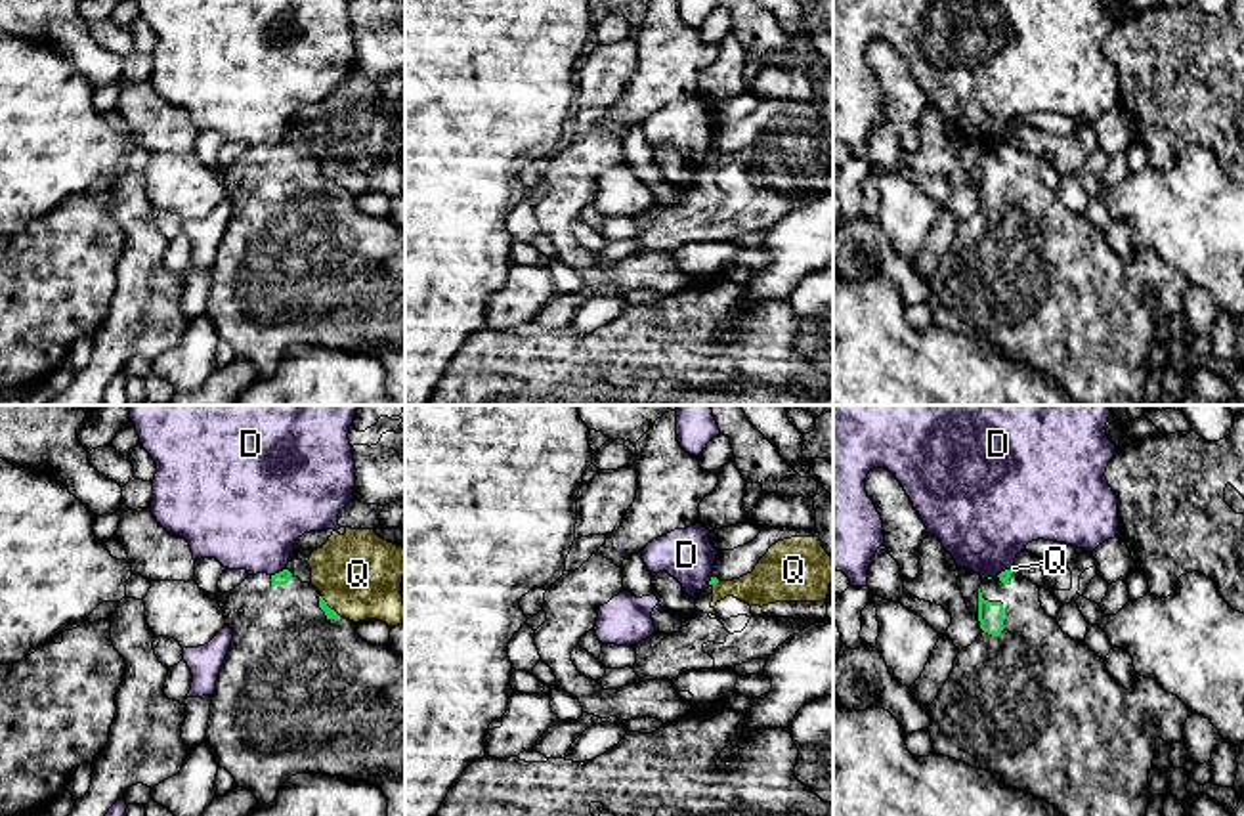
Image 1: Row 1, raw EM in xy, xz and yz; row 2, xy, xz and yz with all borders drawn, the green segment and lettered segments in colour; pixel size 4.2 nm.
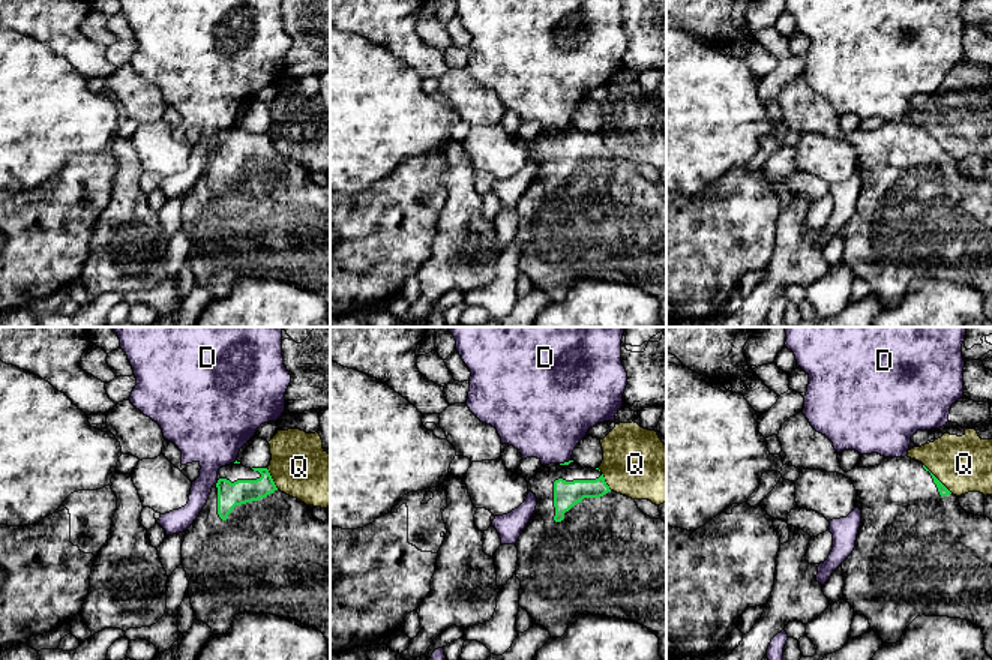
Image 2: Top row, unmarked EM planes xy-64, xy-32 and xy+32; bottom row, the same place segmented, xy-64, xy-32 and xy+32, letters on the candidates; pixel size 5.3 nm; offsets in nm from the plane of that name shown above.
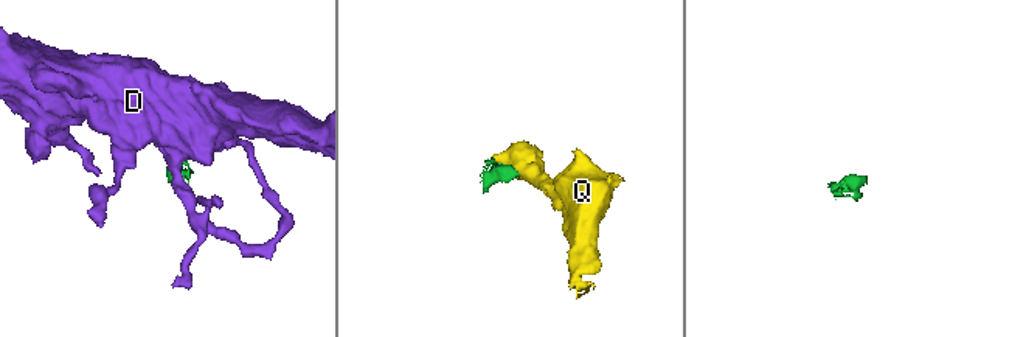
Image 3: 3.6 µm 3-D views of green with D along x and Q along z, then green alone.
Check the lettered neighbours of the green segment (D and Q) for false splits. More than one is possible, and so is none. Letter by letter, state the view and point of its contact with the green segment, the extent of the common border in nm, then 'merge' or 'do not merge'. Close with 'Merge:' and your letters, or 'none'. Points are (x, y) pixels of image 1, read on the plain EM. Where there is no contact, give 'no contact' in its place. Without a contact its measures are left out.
D: meets green in xy at (279, 144); contact 70 nm long; do not merge
Q: meets green in xy at (327, 178); contact 130 nm long; do not merge
Merge: none

